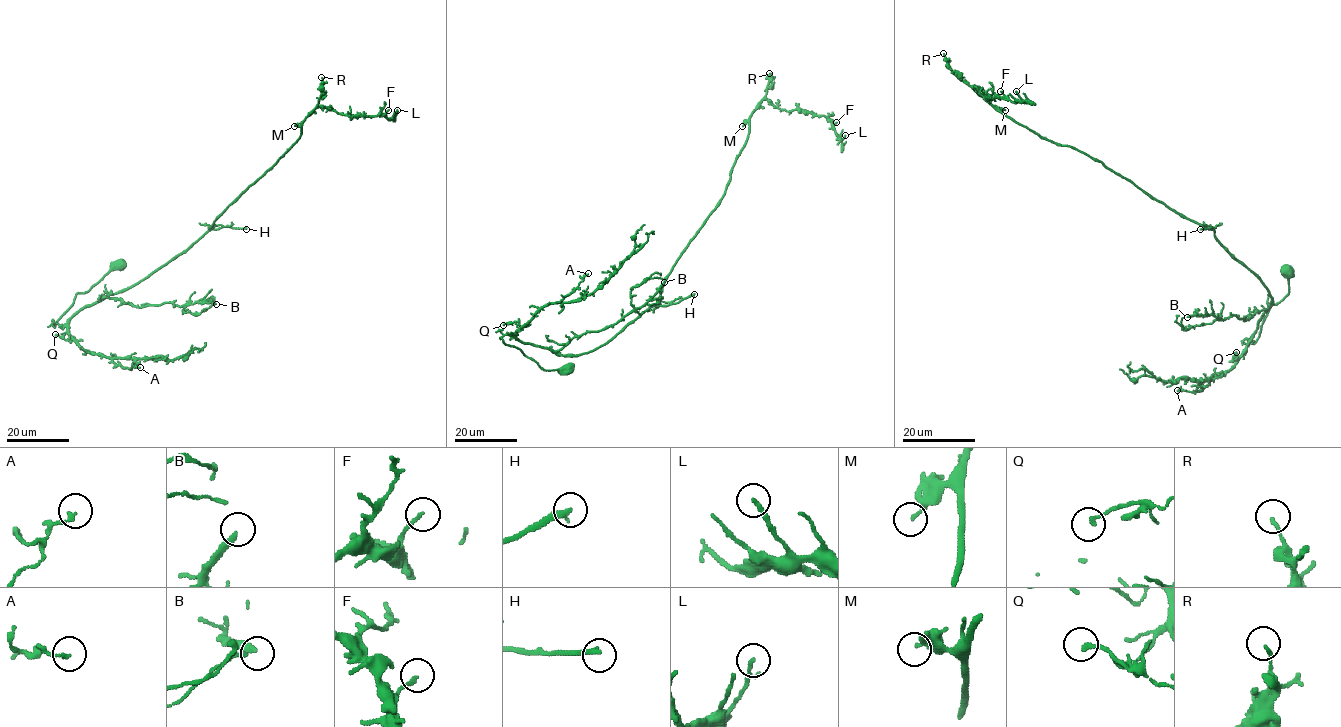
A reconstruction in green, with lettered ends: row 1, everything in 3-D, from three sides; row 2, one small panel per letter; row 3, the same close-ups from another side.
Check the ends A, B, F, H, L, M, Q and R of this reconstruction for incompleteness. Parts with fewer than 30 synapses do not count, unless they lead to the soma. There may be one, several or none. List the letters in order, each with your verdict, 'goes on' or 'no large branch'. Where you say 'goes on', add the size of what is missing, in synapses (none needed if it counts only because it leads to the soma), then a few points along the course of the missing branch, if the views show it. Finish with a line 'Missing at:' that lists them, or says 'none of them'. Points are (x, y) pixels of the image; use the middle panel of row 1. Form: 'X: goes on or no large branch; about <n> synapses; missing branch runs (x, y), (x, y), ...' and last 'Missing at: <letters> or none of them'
A: no large branch
B: no large branch
F: no large branch
H: goes on; about 40 synapses; missing branch runs (694, 294), (731, 274), (756, 270)
L: no large branch
M: no large branch
Q: no large branch
R: no large branch
Missing at: H

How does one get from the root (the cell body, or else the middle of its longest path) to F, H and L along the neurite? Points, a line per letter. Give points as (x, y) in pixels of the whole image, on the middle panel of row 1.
F: (568, 367), (544, 370), (501, 338), (563, 355), (599, 347), (657, 305), (723, 196), (763, 99), (836, 122)
H: (568, 367), (544, 370), (501, 338), (511, 335), (563, 355), (582, 354), (613, 338), (650, 307), (694, 294)
L: (568, 367), (544, 370), (501, 338), (582, 354), (656, 306), (723, 196), (763, 99), (823, 115), (845, 135)

